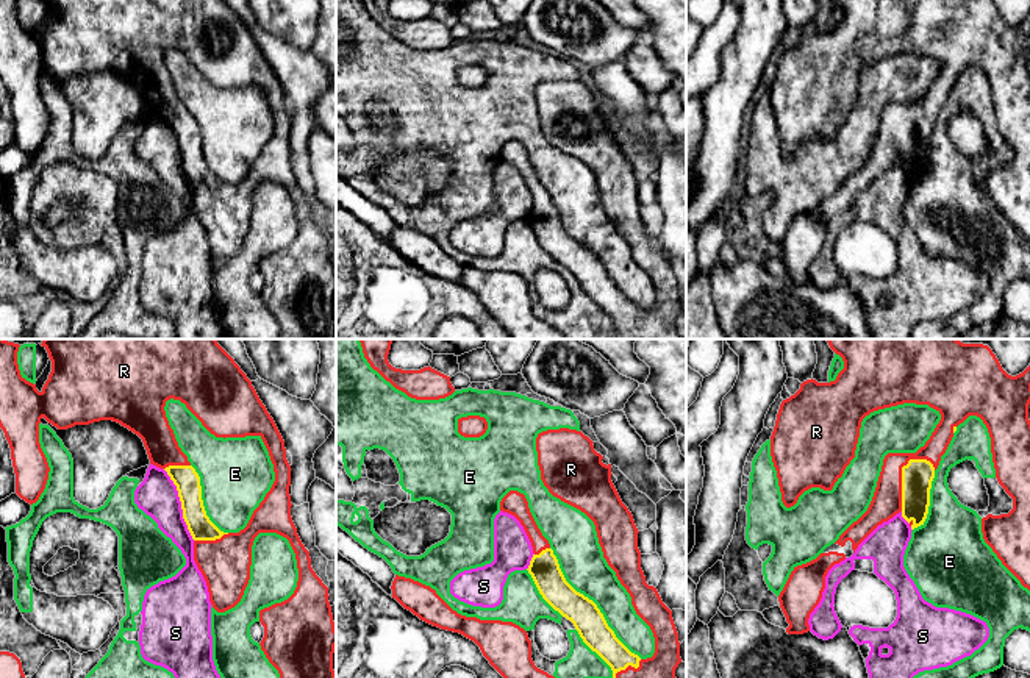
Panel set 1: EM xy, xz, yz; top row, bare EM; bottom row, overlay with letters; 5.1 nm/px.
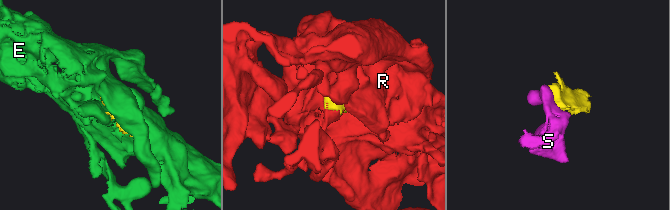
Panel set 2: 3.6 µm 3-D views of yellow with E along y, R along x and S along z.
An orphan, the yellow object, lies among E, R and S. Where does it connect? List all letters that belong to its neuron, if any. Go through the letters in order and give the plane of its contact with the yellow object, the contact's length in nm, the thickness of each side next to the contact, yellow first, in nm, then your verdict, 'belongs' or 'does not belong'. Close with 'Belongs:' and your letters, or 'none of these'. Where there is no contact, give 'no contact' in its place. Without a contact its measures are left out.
E: xz | 750 nm | 160/240 nm | does not belong
R: yz | 300 nm | 160/160 nm | belongs
S: xy | 400 nm | 130/220 nm | does not belong
Belongs: R

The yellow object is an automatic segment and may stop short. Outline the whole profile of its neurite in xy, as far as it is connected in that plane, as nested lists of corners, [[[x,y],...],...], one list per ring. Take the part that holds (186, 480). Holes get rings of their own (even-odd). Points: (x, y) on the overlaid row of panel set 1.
[[[0,339],[0,428],[11,448],[16,494],[33,505],[48,480],[48,462],[39,444],[44,417],[58,430],[113,420],[138,434],[150,464],[164,469],[177,486],[183,519],[194,539],[194,561],[202,572],[209,601],[217,612],[234,608],[249,584],[252,545],[259,533],[286,537],[295,553],[299,581],[294,594],[259,611],[264,626],[261,650],[280,678],[336,678],[333,653],[336,630],[328,601],[328,587],[311,567],[309,551],[302,544],[291,517],[291,466],[284,441],[259,400],[252,381],[216,339],[44,339],[41,344],[52,361],[42,391],[19,370],[19,344]],[[180,400],[216,437],[259,436],[274,464],[275,481],[239,533],[220,531],[206,516],[200,476],[178,447],[166,417],[166,401]]]

